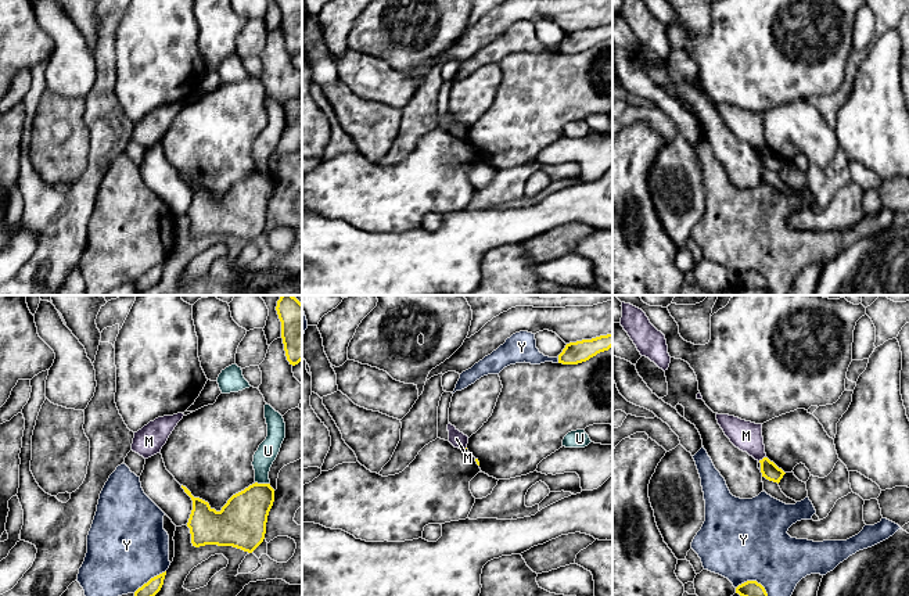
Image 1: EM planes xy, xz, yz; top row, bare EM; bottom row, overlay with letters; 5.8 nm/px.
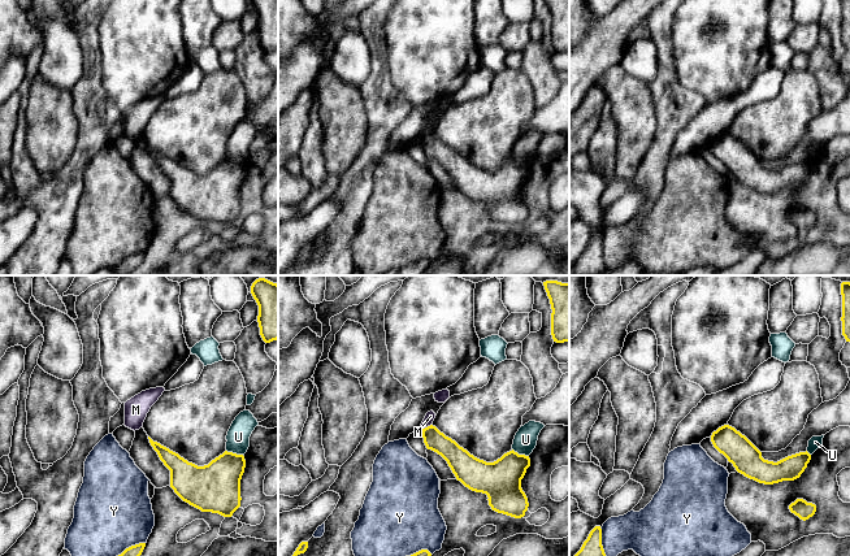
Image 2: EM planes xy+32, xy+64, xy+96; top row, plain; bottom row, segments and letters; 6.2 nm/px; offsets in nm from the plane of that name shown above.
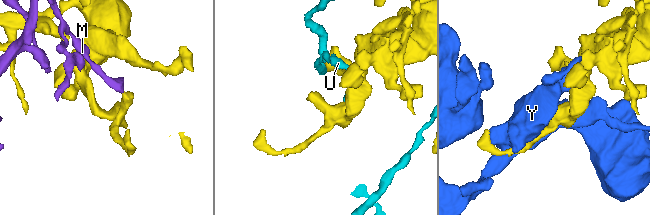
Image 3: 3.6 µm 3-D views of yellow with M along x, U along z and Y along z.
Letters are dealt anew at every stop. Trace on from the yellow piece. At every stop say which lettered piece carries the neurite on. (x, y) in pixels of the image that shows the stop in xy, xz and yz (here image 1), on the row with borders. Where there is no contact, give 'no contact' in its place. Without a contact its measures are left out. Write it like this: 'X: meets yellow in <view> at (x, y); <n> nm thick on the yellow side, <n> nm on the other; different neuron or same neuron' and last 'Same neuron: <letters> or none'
M: meets yellow in yz at (762, 459); 100 nm thick on the yellow side, 170 nm on the other; different neuron
U: meets yellow in xy at (262, 484); 280 nm thick on the yellow side, 120 nm on the other; different neuron
Y: meets yellow in xy at (150, 580); 90 nm thick on the yellow side, 460 nm on the other; different neuron
Same neuron: none

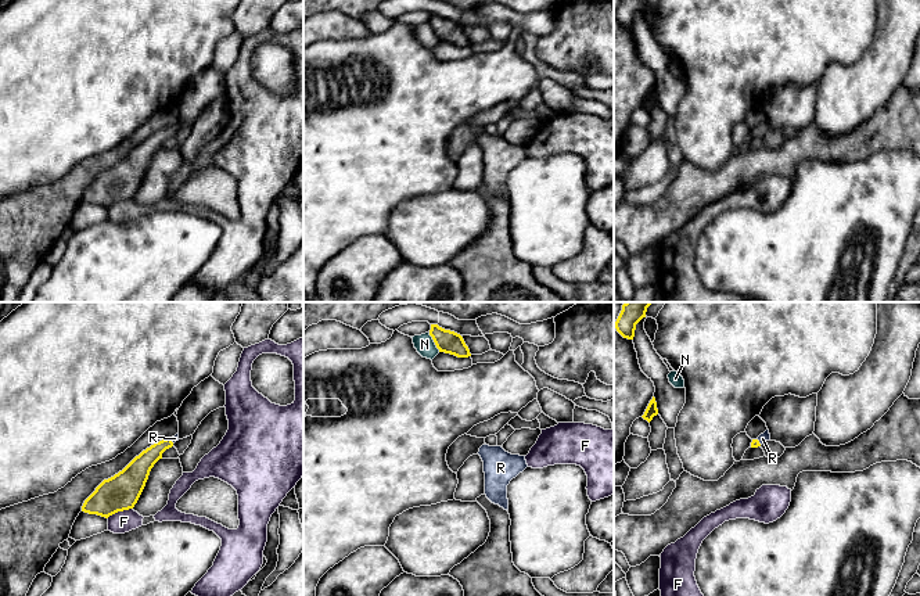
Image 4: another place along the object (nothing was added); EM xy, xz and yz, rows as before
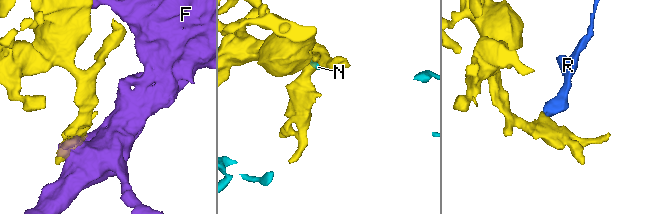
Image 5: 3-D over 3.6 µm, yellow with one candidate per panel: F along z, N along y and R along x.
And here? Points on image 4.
F: meets yellow in xy at (119, 510); 220 nm thick on the yellow side, 130 nm on the other; different neuron
N: meets yellow in xz at (434, 341); 130 nm thick on the yellow side, 120 nm on the other; different neuron
R: meets yellow in yz at (758, 441); 50 nm thick on the yellow side, 60 nm on the other; same neuron
Same neuron: R

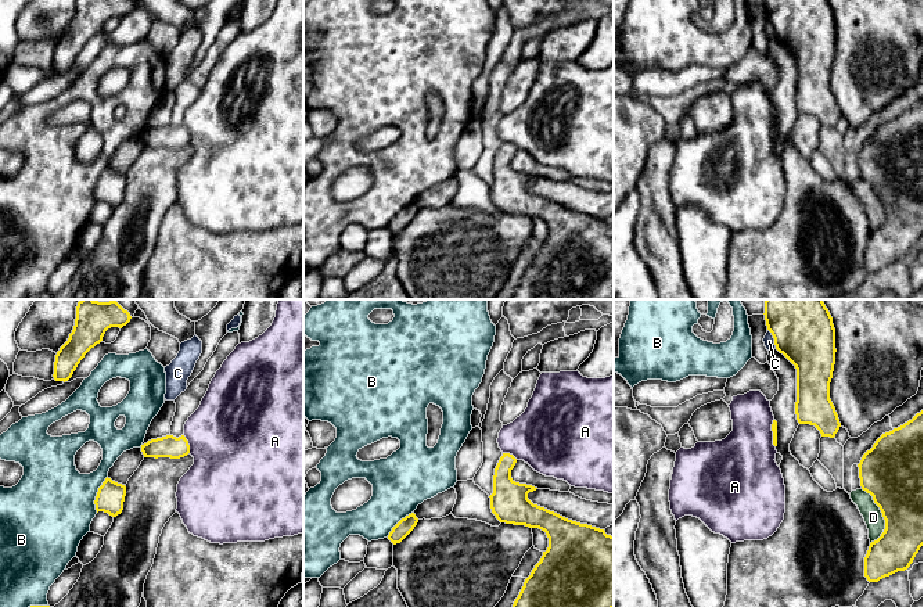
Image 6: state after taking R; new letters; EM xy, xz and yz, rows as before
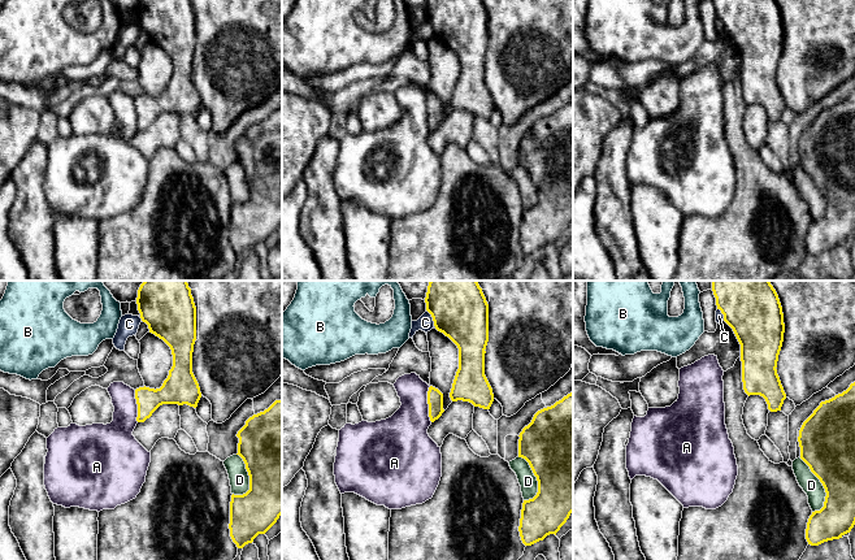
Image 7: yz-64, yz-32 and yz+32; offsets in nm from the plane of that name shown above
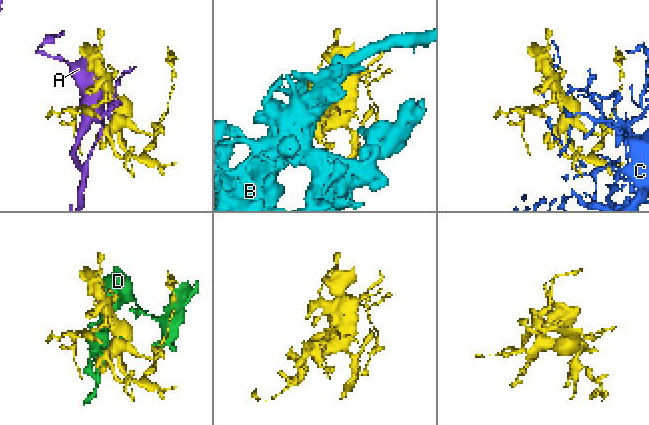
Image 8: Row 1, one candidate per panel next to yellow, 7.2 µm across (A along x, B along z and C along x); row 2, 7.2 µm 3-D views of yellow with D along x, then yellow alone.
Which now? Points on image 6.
A: meets yellow in yz at (773, 433); 30 nm thick on the yellow side, 360 nm on the other; different neuron
B: meets yellow in xy at (97, 494); 160 nm thick on the yellow side, 440 nm on the other; different neuron
C: meets yellow in yz at (773, 337); 360 nm thick on the yellow side, 60 nm on the other; different neuron
D: meets yellow in yz at (883, 516); 500 nm thick on the yellow side, 110 nm on the other; different neuron
Same neuron: none

